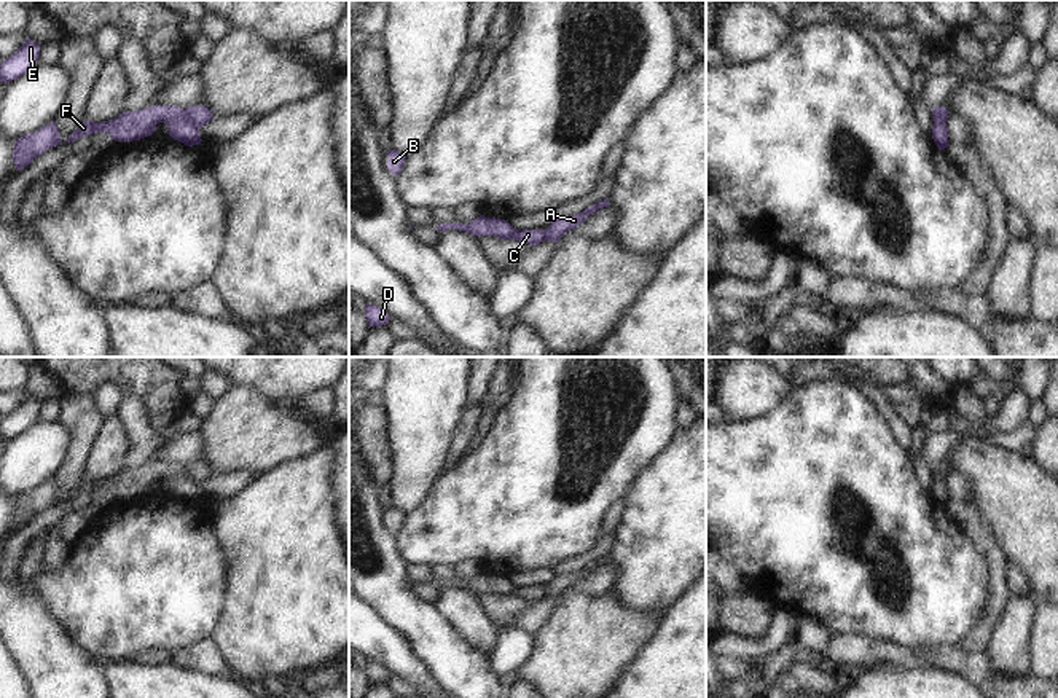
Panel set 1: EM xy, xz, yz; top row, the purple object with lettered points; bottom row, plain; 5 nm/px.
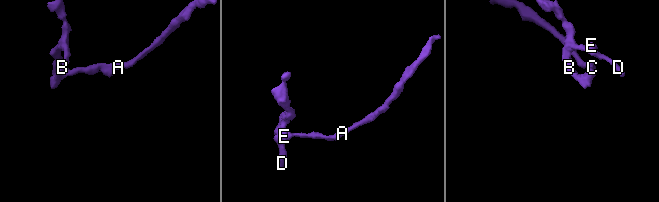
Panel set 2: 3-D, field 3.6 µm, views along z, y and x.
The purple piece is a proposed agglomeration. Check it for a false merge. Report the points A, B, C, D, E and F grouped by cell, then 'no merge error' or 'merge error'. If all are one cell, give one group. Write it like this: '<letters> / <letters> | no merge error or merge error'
A / B C D E F | merge error

